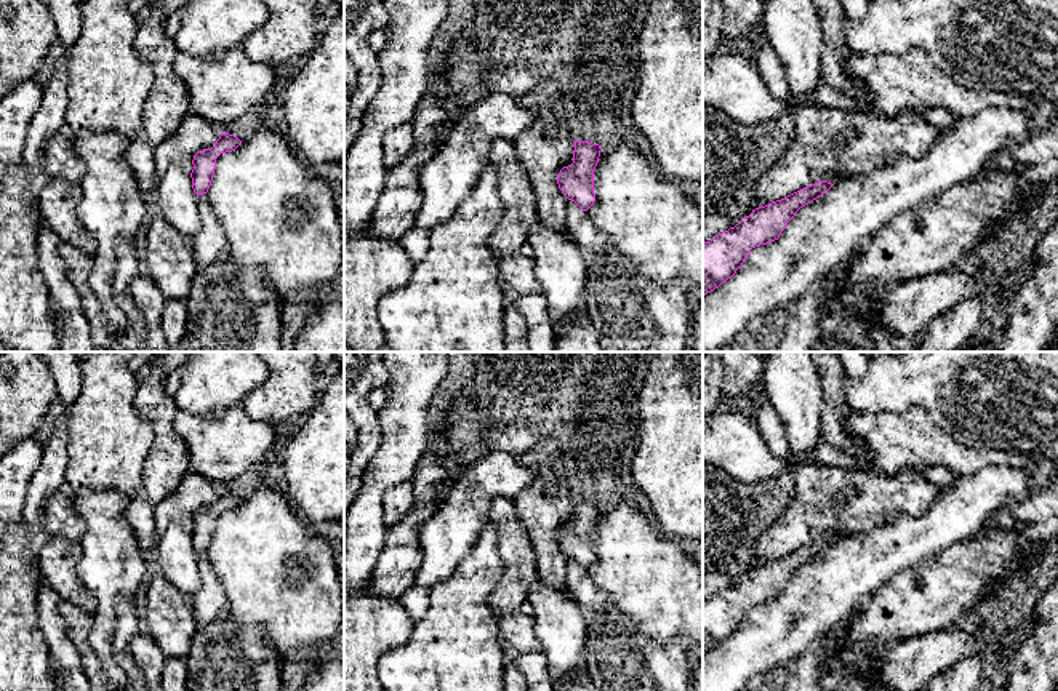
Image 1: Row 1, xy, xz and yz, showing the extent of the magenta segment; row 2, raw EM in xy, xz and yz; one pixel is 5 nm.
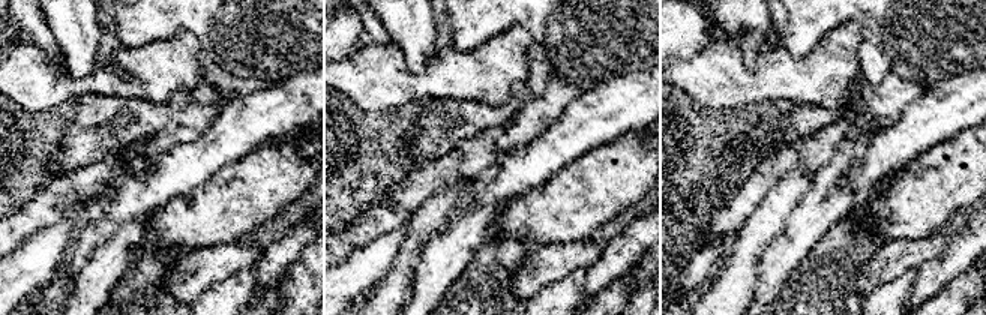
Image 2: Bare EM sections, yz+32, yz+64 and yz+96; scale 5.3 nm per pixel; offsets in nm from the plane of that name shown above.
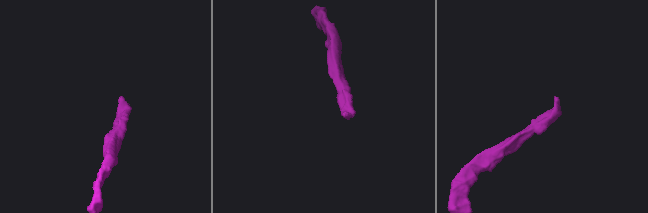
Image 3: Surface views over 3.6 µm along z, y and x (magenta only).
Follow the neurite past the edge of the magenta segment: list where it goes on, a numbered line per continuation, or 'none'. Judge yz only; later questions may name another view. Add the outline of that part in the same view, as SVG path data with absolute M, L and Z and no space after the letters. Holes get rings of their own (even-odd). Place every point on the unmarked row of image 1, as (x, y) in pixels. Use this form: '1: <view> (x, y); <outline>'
none

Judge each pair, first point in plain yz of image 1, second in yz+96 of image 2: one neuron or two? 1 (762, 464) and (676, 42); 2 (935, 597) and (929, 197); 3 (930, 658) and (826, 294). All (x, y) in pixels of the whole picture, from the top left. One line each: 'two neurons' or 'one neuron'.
1: two neurons
2: one neuron
3: two neurons

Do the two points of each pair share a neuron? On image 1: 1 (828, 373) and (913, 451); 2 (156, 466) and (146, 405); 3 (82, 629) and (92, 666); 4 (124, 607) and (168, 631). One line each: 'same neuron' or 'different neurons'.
1: different neurons
2: same neuron
3: same neuron
4: different neurons

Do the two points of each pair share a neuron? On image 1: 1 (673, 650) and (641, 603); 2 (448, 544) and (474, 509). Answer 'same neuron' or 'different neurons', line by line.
1: different neurons
2: same neuron

